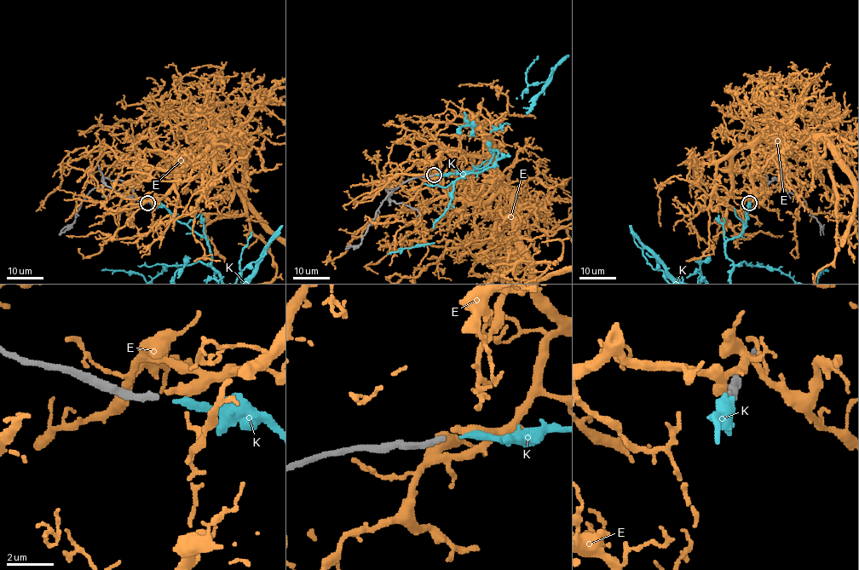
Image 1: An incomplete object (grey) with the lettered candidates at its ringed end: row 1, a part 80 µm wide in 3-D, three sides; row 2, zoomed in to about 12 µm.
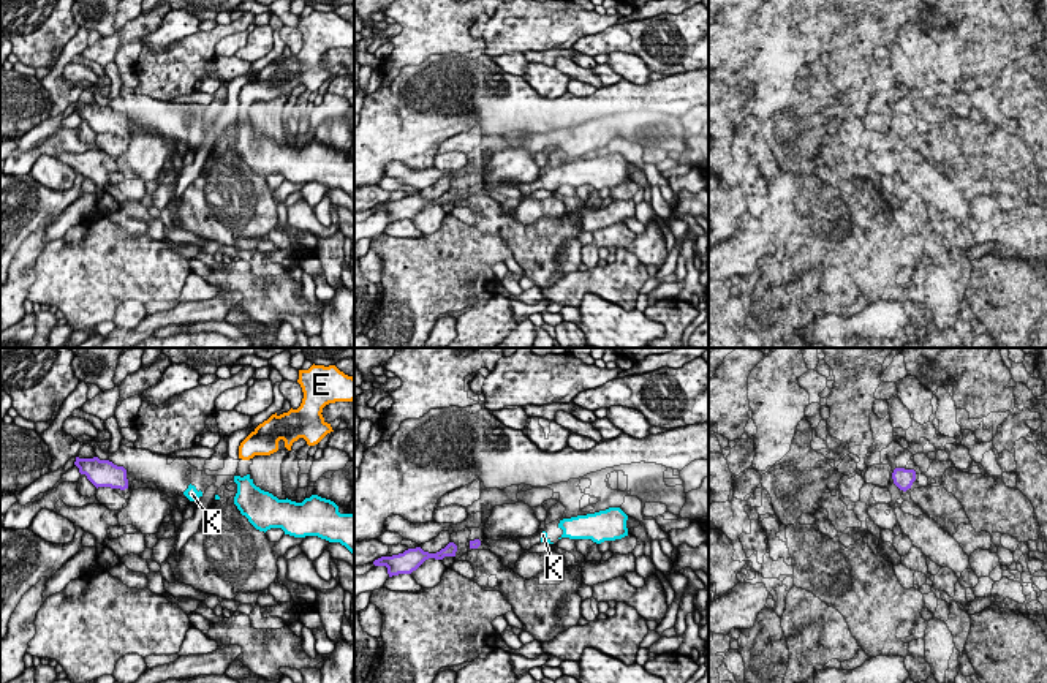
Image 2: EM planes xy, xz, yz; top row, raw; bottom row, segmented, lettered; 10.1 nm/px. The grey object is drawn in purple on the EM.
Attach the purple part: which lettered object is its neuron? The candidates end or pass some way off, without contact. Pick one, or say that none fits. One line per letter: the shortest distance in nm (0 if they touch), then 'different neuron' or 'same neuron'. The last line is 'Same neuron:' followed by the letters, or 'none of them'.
E: gap 1150 nm; different neuron
K: gap 600 nm; same neuron
Same neuron: K

